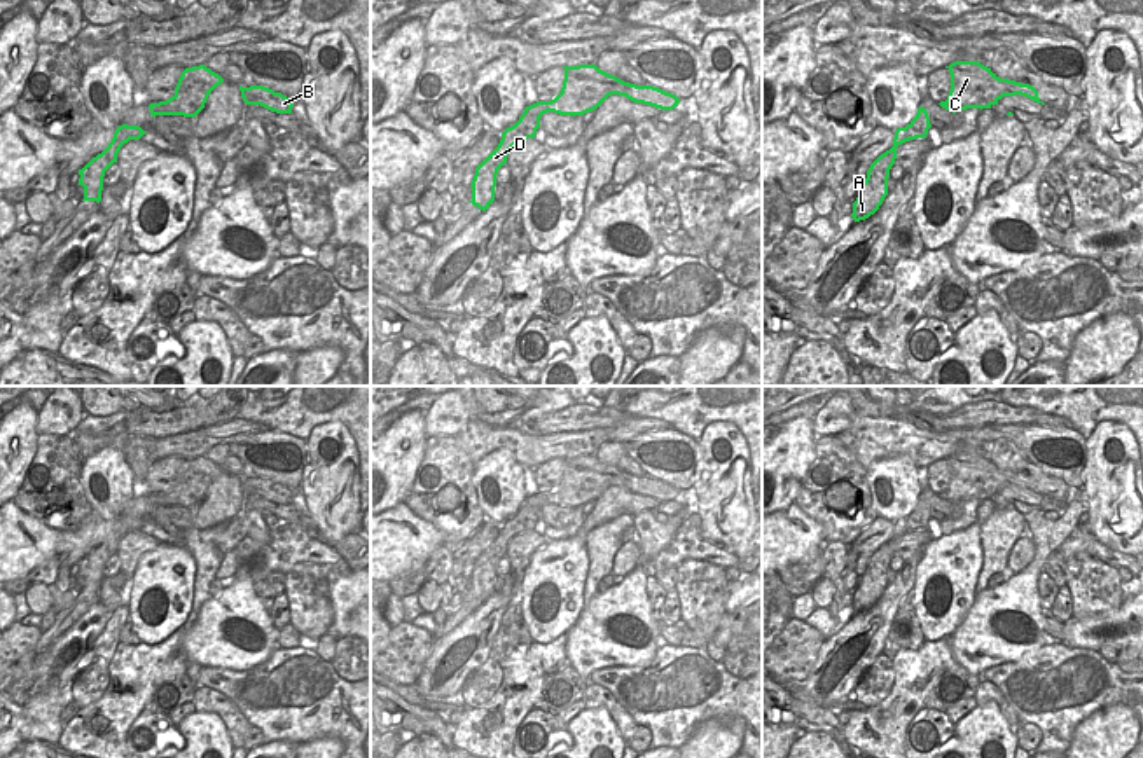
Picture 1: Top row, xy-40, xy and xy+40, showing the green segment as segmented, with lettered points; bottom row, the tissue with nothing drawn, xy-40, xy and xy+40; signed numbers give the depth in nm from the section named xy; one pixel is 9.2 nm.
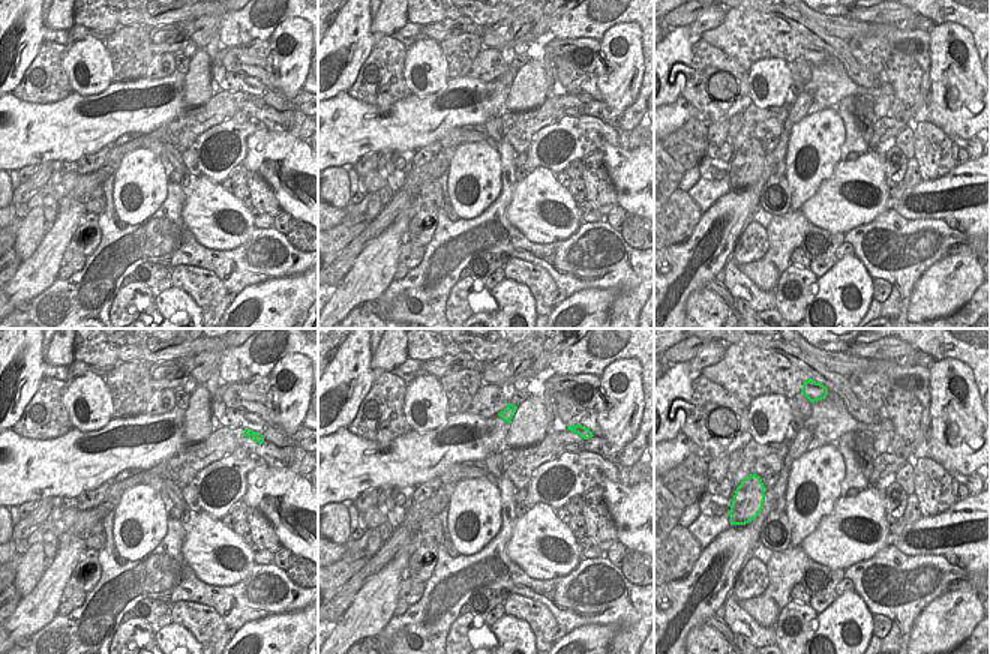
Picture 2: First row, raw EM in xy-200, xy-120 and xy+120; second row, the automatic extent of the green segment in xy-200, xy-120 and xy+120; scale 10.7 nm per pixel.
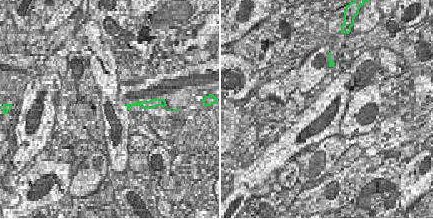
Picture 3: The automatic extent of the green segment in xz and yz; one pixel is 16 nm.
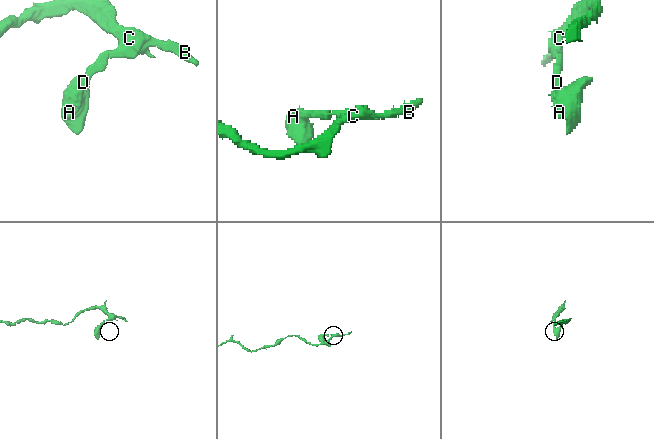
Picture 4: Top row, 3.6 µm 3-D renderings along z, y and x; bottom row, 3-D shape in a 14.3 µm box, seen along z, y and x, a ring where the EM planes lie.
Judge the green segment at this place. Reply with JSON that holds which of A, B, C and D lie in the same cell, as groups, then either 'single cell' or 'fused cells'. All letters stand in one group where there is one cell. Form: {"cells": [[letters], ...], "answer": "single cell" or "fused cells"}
{"cells": [["A", "B", "C", "D"]], "answer": "single cell"}

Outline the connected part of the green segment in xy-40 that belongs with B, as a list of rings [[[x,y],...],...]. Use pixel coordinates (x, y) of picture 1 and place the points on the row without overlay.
[[[264,477],[241,479],[241,489],[246,496],[260,496],[276,505],[292,505],[294,494],[281,484],[274,484]]]

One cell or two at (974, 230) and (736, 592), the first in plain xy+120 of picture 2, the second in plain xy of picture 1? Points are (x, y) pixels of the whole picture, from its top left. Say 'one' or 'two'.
two

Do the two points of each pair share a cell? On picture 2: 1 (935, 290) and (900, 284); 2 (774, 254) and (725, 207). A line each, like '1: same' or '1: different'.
1: different
2: different

